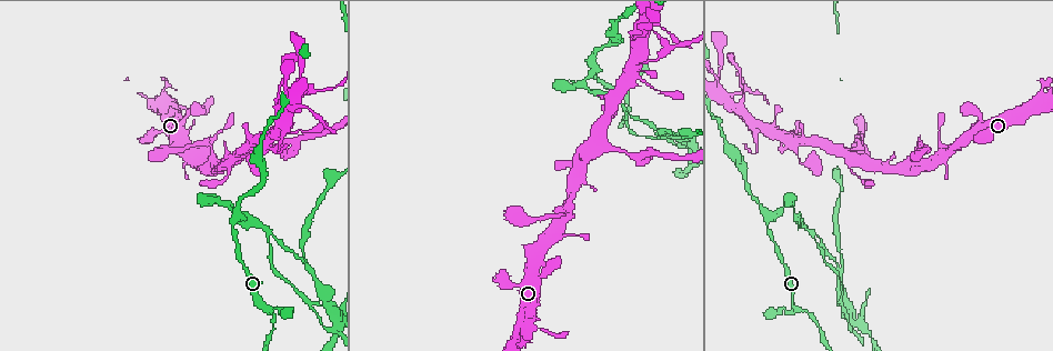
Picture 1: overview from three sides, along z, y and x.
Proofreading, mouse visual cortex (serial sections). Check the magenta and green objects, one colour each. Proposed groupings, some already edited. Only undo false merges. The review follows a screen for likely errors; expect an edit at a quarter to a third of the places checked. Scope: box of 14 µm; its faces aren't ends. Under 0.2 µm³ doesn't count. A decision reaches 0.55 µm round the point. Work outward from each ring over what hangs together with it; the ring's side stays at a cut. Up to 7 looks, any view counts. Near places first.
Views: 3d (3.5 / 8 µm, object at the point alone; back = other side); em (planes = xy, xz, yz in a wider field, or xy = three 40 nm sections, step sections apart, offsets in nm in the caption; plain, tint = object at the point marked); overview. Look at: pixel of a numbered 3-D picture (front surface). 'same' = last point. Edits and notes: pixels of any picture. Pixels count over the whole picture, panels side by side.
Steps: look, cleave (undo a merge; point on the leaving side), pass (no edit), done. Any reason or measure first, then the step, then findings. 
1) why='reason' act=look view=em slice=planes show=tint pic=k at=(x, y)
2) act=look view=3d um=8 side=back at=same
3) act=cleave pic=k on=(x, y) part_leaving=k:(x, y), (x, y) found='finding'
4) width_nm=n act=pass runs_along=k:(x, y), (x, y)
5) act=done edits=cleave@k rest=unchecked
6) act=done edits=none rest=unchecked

why='abrupt turn' act=look view=3d um=8 pic=1 at=(271, 310)

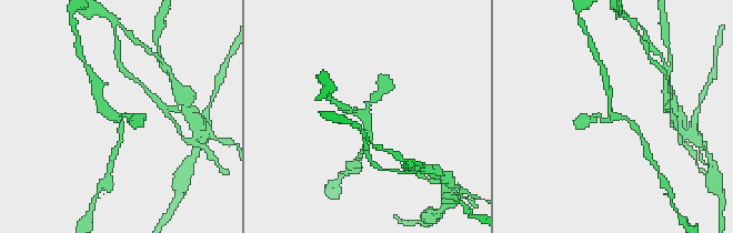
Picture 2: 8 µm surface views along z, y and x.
why='shape alone is not enough' act=look view=em slice=xy step=3 show=tint pic=2 at=(612, 116)

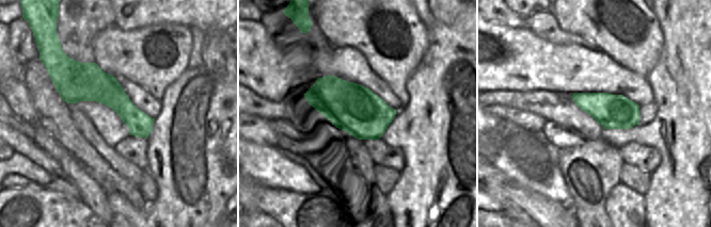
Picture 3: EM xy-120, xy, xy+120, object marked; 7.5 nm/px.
act=pass found='one cell here'

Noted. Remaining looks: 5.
act=look view=3d um=8 pic=1 at=(595, 67)

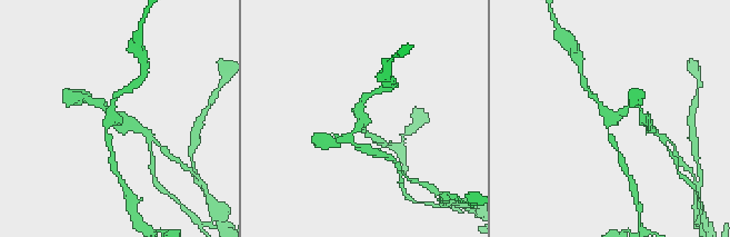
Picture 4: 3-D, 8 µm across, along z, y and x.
arms=3 arm_widths_nm=100,150,200 why='need the tissue' act=look view=em slice=xy step=2 show=tint pic=4 at=(364, 119)

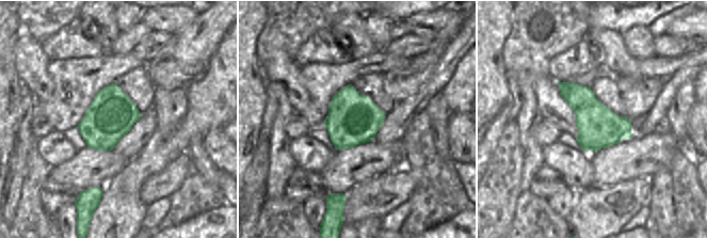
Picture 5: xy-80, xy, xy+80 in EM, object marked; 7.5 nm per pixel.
width_nm=400 act=pass runs_along=4:(614, 144), (608, 125), (636, 102) found='all the same cell'

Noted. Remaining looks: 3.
why='three-way junction' act=look view=3d um=3.5 pic=1 at=(208, 164)

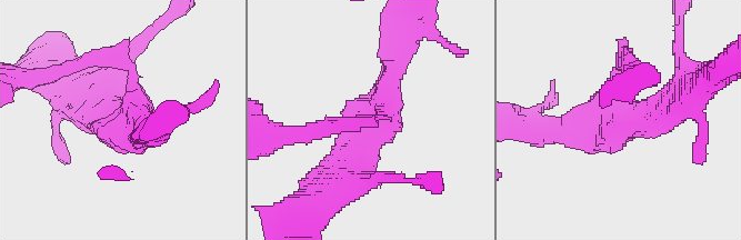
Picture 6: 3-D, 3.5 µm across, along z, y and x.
arms=3 arm_widths_nm=150,300,450 act=look view=em slice=xy step=1 show=tint pic=6 at=(127, 121)

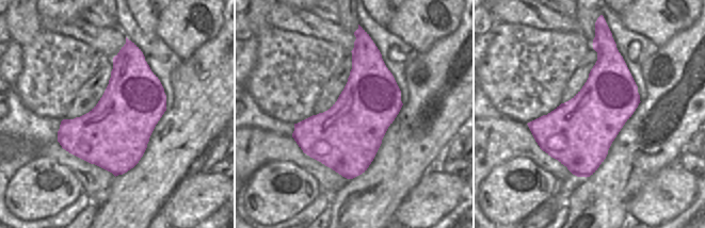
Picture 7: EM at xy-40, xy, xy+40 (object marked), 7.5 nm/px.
act=pass runs_along=6:(343, 172), (378, 127), (398, 48) found='continuous, no second cell'

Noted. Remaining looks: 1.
act=done edits=none rest=unchecked

